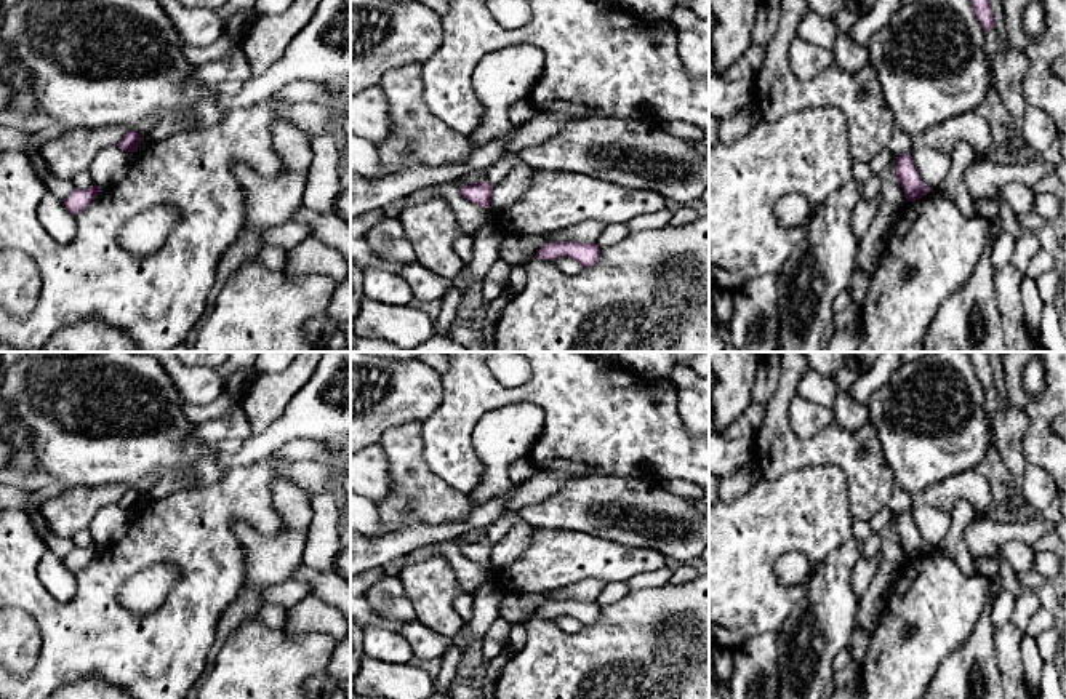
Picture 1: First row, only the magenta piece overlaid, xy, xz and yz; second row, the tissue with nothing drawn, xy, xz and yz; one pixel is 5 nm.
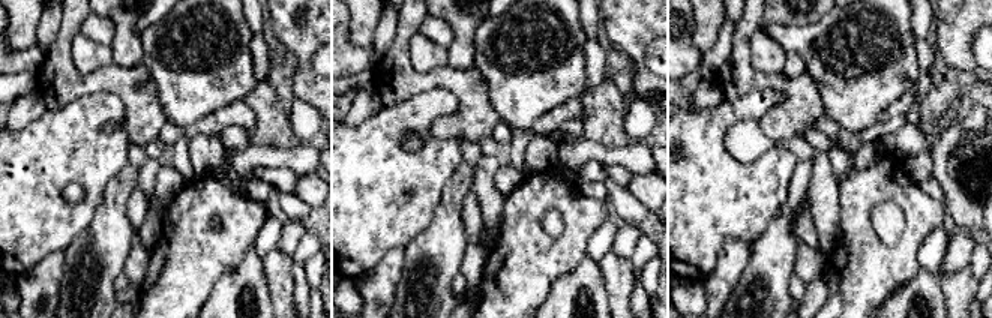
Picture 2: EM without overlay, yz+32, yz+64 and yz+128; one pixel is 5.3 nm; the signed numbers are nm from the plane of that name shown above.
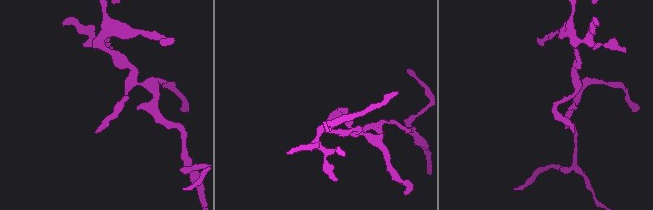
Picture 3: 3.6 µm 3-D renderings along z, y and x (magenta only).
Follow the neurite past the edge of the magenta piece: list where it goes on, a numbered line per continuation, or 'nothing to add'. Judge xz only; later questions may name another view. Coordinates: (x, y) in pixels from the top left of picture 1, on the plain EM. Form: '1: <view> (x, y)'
nothing to add

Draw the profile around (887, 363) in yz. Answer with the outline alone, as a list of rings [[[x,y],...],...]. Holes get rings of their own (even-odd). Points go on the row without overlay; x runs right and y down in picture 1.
[[[882,352],[874,365],[850,389],[850,398],[866,405],[872,393],[882,387],[901,366],[901,352]]]

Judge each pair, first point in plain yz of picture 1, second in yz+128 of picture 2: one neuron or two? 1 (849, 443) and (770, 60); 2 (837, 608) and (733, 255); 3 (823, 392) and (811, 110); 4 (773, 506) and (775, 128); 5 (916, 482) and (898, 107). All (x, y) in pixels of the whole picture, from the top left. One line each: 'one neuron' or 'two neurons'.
1: two neurons
2: two neurons
3: two neurons
4: two neurons
5: two neurons

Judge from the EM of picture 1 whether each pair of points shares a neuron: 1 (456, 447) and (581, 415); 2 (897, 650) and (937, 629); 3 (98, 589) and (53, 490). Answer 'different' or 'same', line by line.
1: same
2: same
3: different

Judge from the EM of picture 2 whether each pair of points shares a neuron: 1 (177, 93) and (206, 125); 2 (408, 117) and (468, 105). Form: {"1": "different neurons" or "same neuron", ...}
{"1": "different neurons", "2": "different neurons"}

